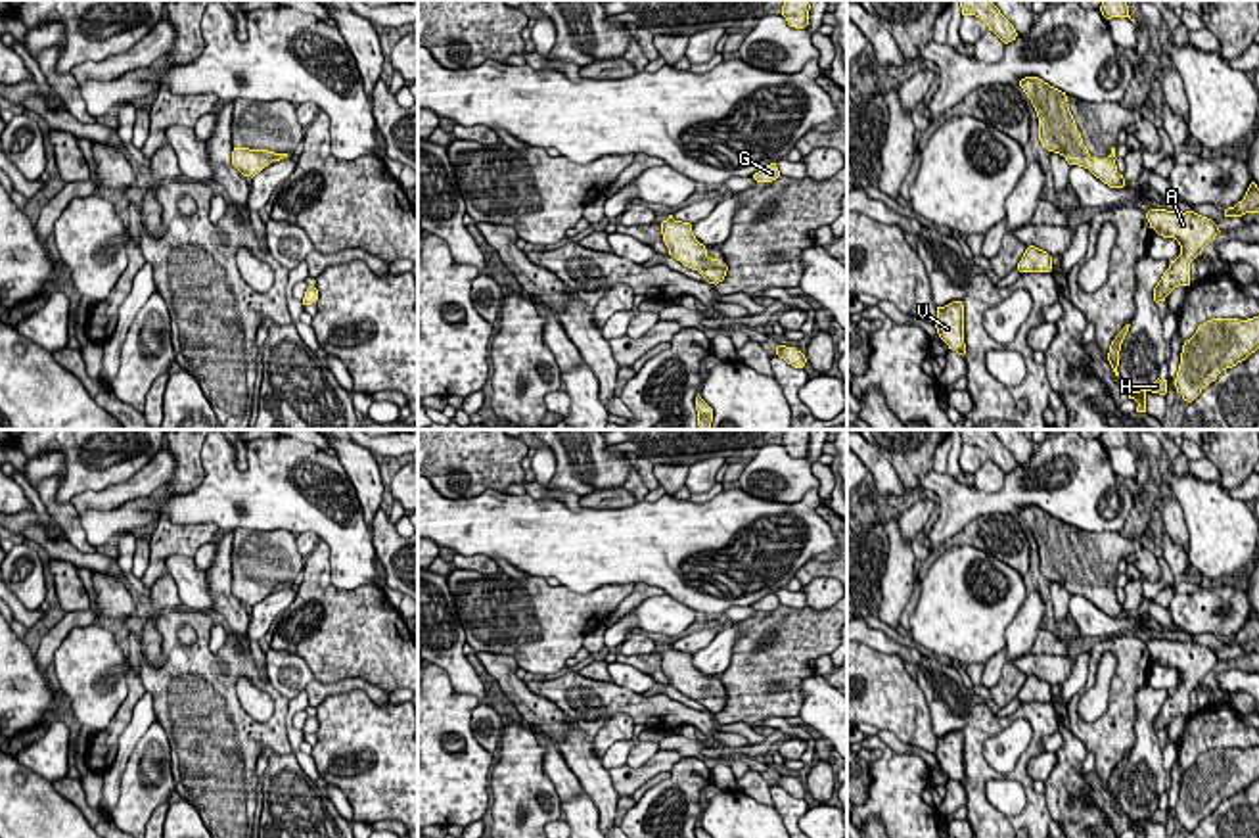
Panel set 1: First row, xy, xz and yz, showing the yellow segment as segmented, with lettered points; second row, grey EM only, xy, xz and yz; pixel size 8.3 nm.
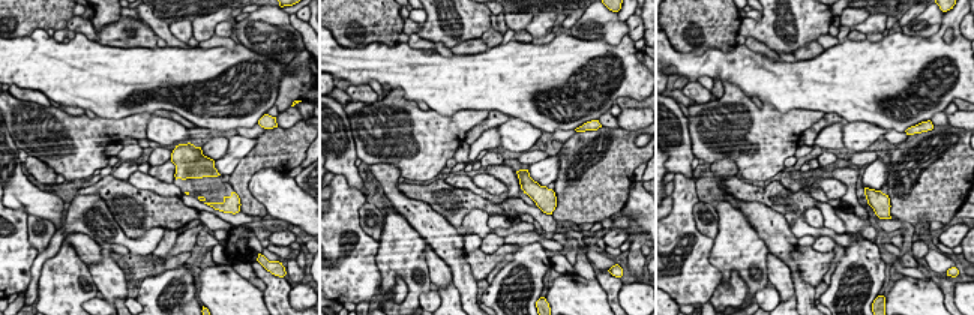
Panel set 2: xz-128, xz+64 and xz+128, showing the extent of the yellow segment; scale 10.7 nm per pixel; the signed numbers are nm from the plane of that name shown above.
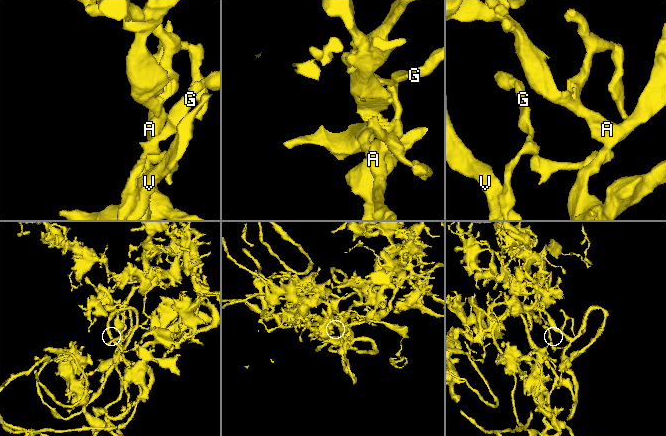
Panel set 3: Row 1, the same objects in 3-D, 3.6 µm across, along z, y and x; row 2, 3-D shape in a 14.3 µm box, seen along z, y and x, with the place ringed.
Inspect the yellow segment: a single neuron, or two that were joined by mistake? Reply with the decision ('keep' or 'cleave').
keep

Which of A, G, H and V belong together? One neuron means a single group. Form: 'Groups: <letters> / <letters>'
Groups: A G H V

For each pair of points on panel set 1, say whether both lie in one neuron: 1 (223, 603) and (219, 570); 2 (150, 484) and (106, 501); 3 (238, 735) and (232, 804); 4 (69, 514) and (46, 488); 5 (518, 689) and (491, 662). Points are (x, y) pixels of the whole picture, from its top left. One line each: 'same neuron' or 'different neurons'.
1: same neuron
2: same neuron
3: same neuron
4: same neuron
5: same neuron

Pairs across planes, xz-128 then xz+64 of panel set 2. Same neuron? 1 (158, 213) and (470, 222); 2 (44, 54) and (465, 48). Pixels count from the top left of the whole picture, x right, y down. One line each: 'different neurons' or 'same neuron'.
1: different neurons
2: different neurons

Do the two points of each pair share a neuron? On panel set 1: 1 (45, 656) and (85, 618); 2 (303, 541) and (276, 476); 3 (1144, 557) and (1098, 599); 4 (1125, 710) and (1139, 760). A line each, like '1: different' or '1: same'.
1: same
2: different
3: different
4: different

